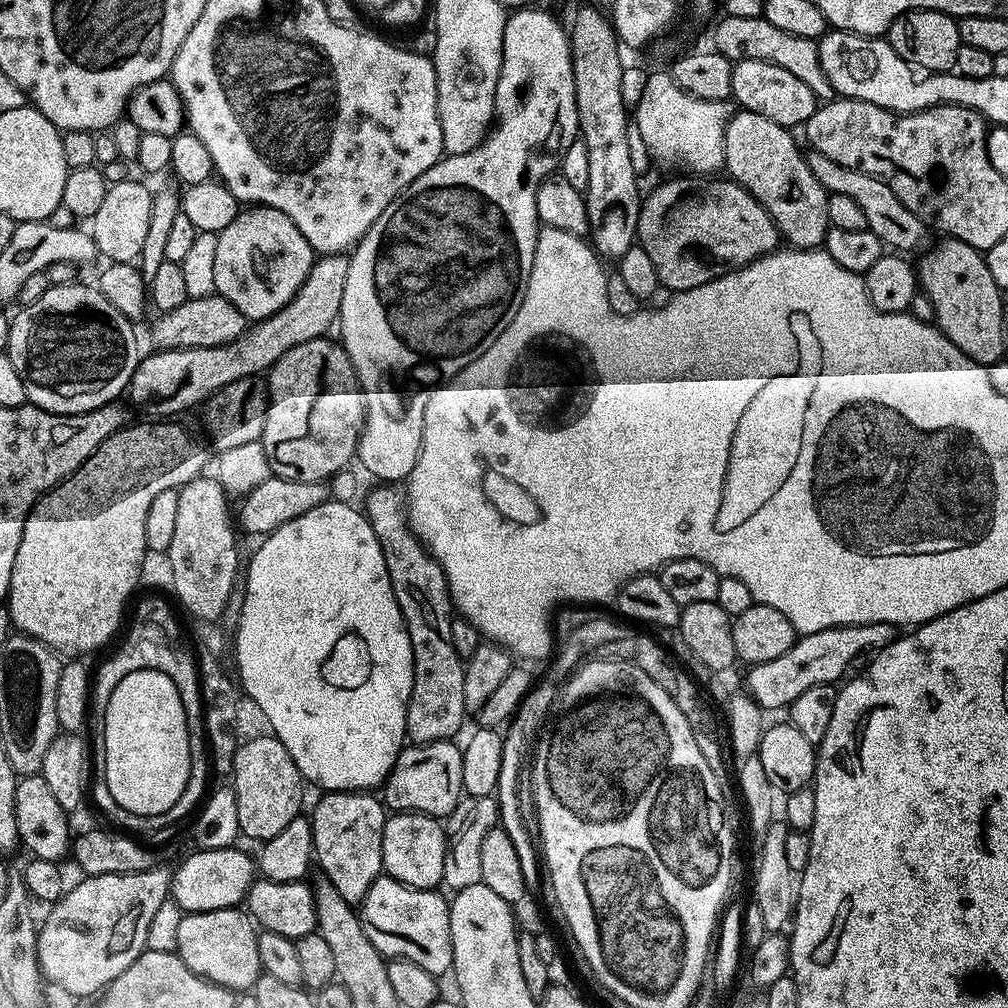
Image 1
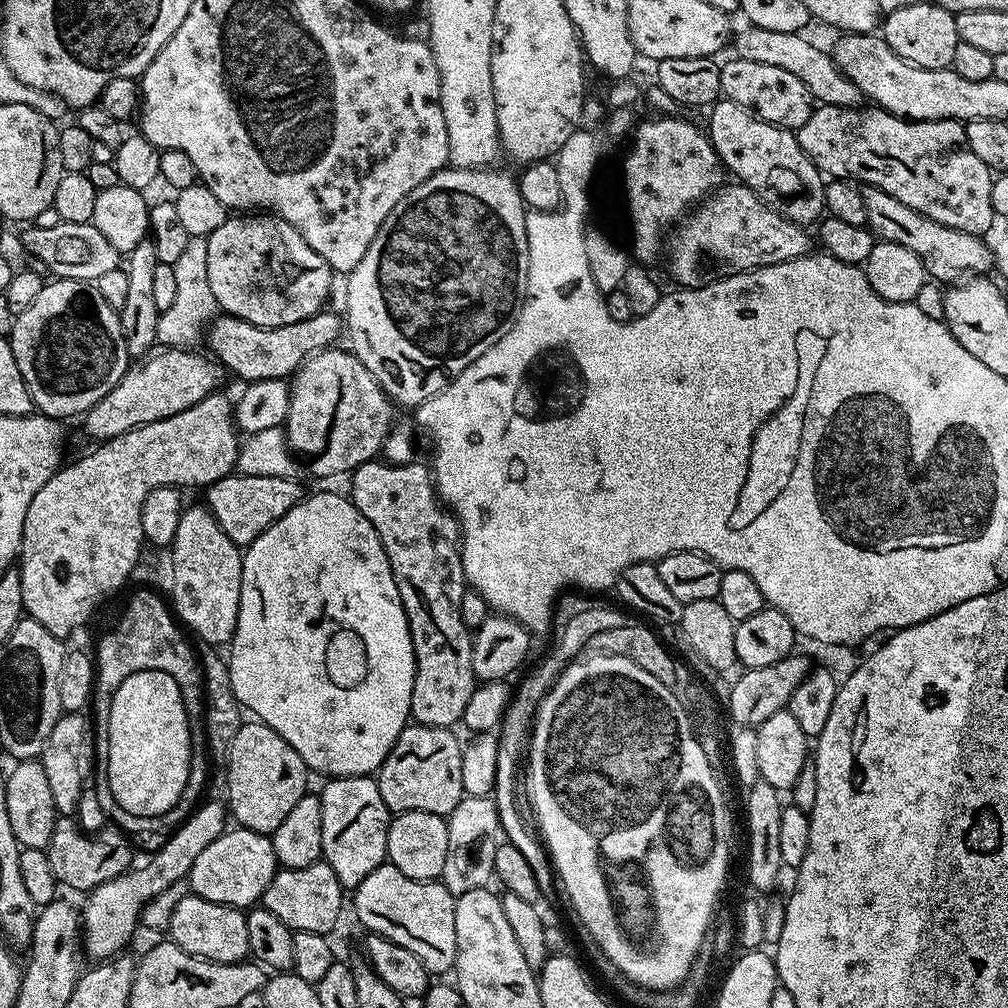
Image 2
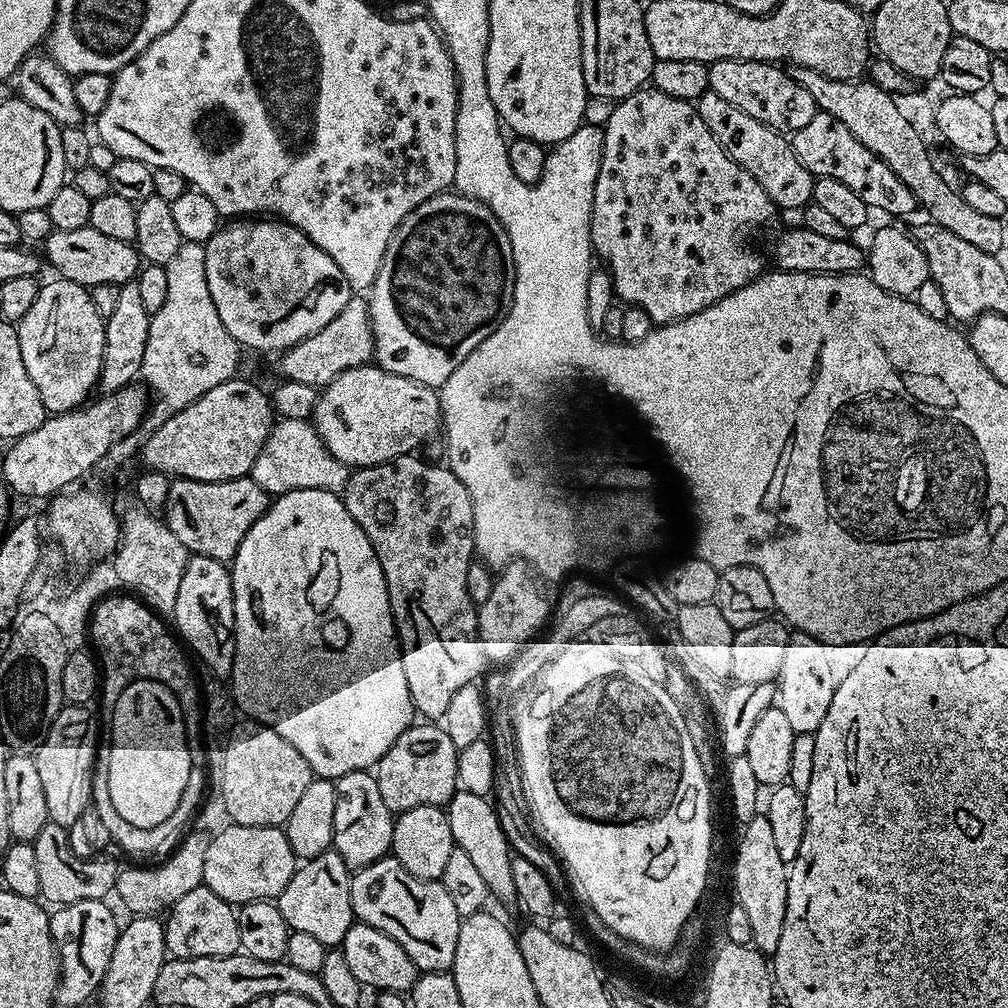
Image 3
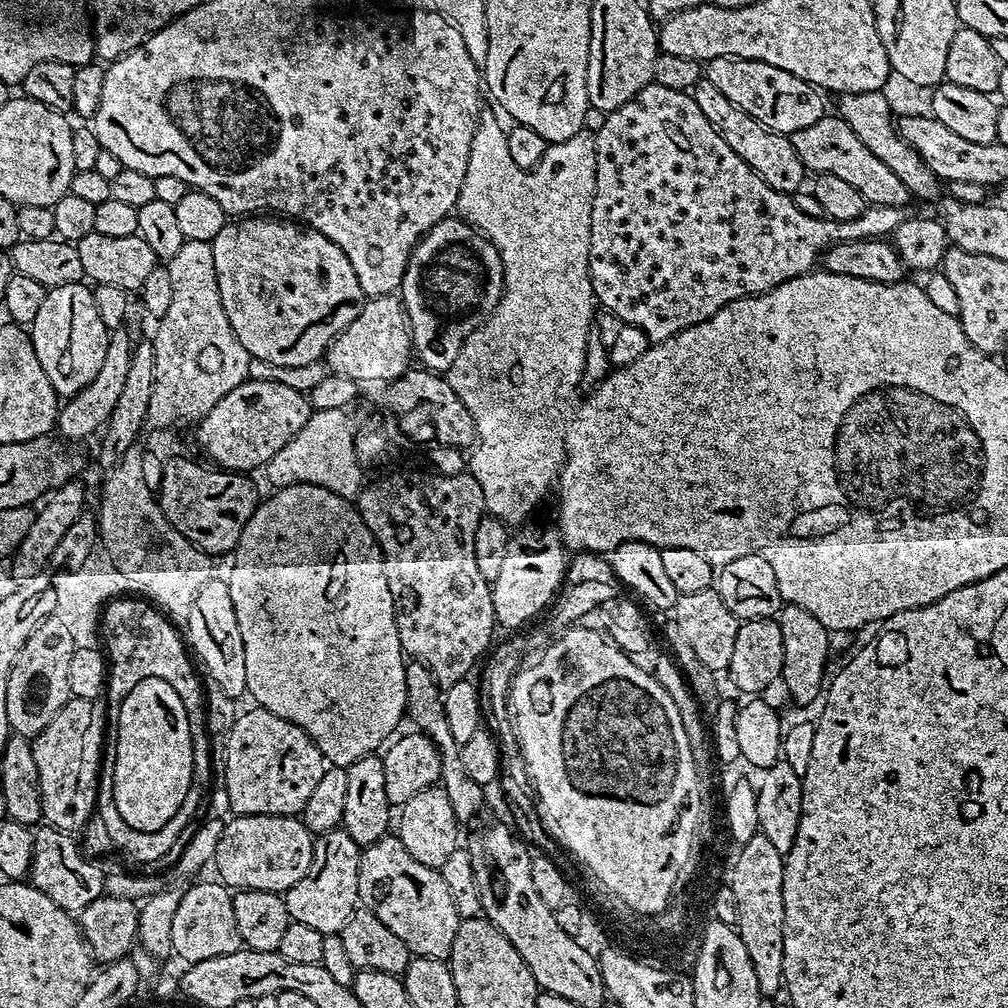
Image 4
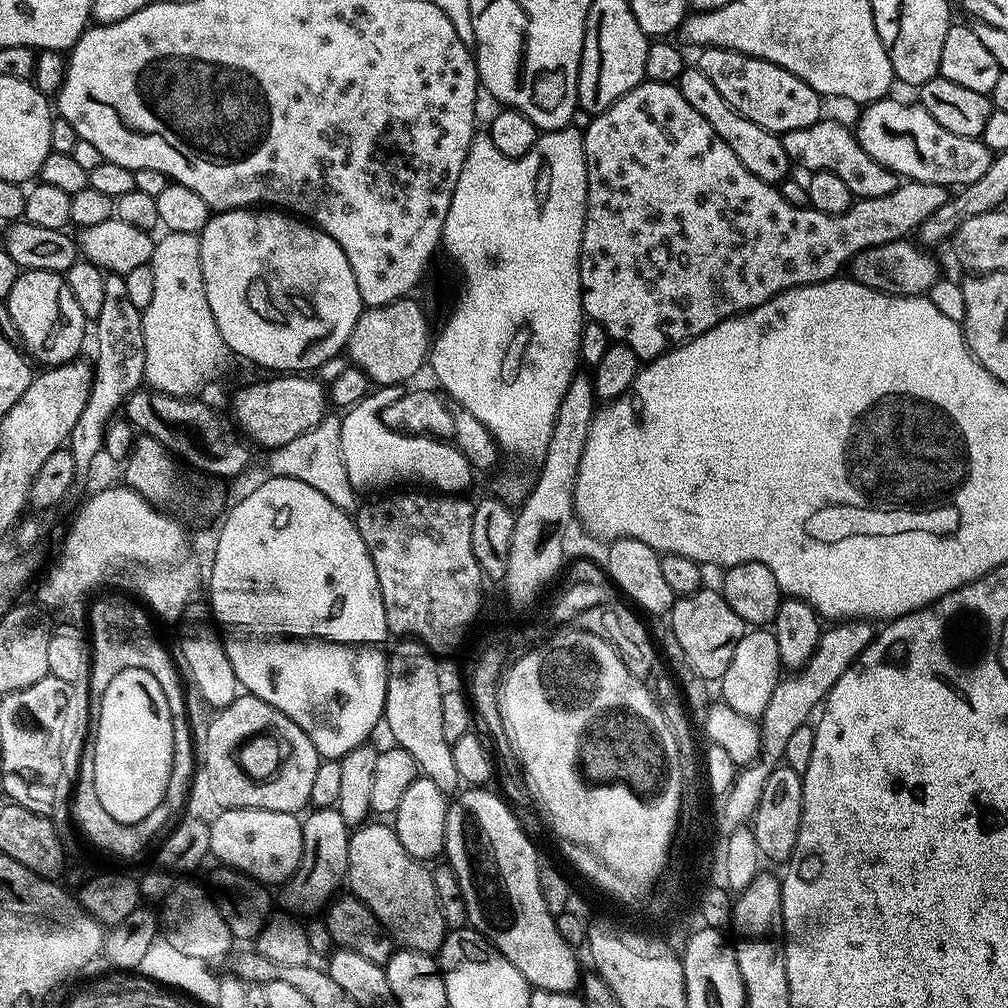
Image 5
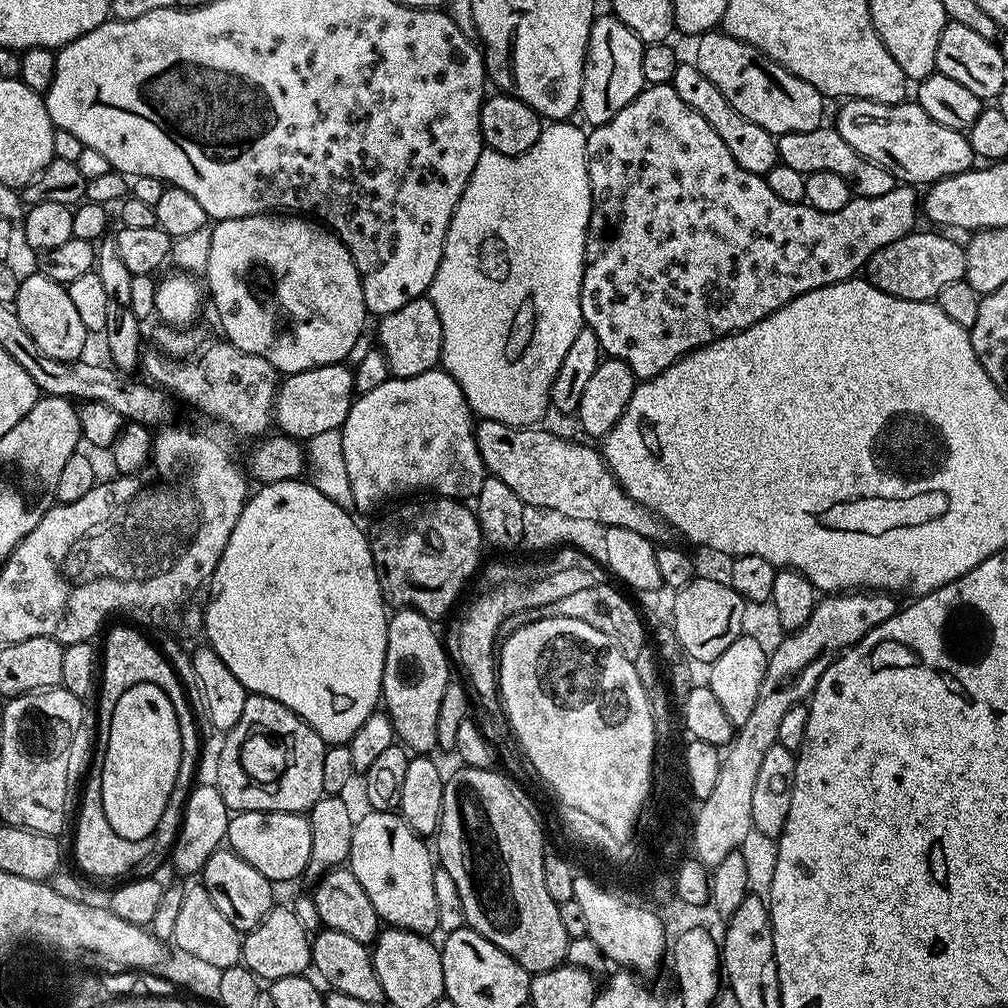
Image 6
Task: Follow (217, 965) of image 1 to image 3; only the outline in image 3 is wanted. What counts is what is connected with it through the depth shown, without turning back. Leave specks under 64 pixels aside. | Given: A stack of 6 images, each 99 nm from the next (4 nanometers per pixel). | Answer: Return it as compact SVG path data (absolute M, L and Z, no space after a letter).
M195 888L174 902L164 920L164 941L169 953L177 960L234 956L241 951L237 909L226 903L214 890Z

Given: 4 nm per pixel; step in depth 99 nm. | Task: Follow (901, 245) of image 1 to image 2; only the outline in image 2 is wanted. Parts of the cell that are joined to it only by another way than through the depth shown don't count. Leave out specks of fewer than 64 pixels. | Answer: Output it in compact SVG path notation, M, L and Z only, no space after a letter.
M865 187L863 194L868 215L867 227L880 240L889 240L906 246L906 250L914 250L914 254L920 256L920 261L924 263L924 268L933 281L948 286L961 279L960 272L988 274L993 271L992 248L984 245L985 241L981 237L966 234L962 230L954 230L950 226L942 226L918 214L918 210L910 210L910 206L902 206L898 198L890 198L890 194L886 194L880 188Z

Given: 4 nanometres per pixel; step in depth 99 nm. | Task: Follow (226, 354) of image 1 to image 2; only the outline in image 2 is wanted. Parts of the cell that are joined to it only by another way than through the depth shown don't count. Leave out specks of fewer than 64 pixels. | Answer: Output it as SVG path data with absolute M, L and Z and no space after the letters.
M164 348L133 363L109 394L83 415L84 428L93 441L103 442L138 426L172 417L213 395L220 384L222 368L215 359L207 360L196 350Z

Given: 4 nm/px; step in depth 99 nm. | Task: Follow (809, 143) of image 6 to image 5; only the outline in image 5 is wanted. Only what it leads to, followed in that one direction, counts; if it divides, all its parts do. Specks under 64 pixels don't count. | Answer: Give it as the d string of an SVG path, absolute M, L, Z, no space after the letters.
M822 118L817 124L811 124L802 130L783 133L782 139L786 154L793 165L801 164L808 174L814 172L838 174L838 178L842 178L842 182L850 186L853 197L881 196L890 194L890 190L896 188L898 183L896 173L891 172L889 168L883 168L874 157L862 150L849 125L847 128L836 120Z

